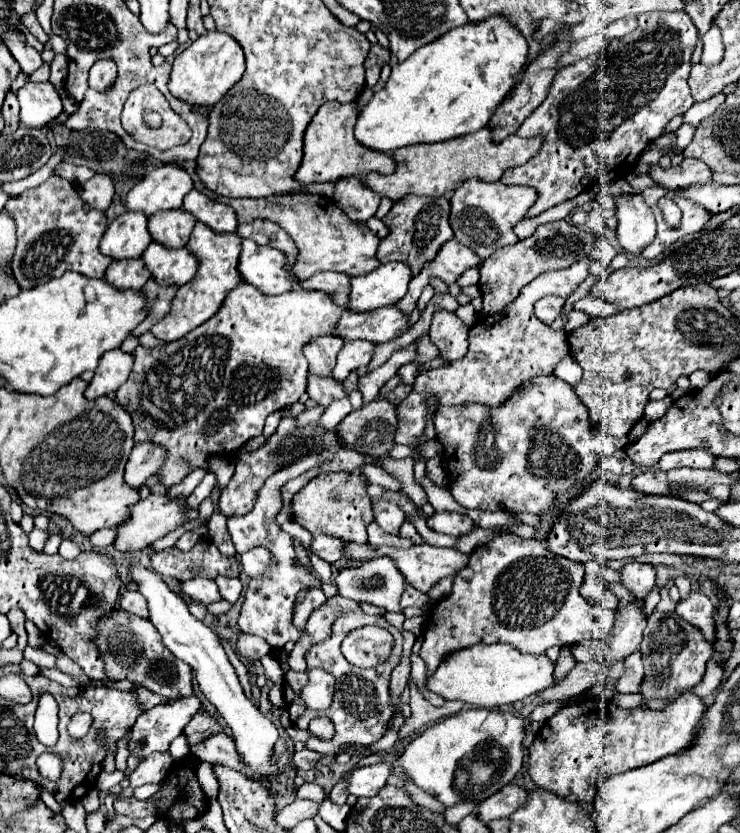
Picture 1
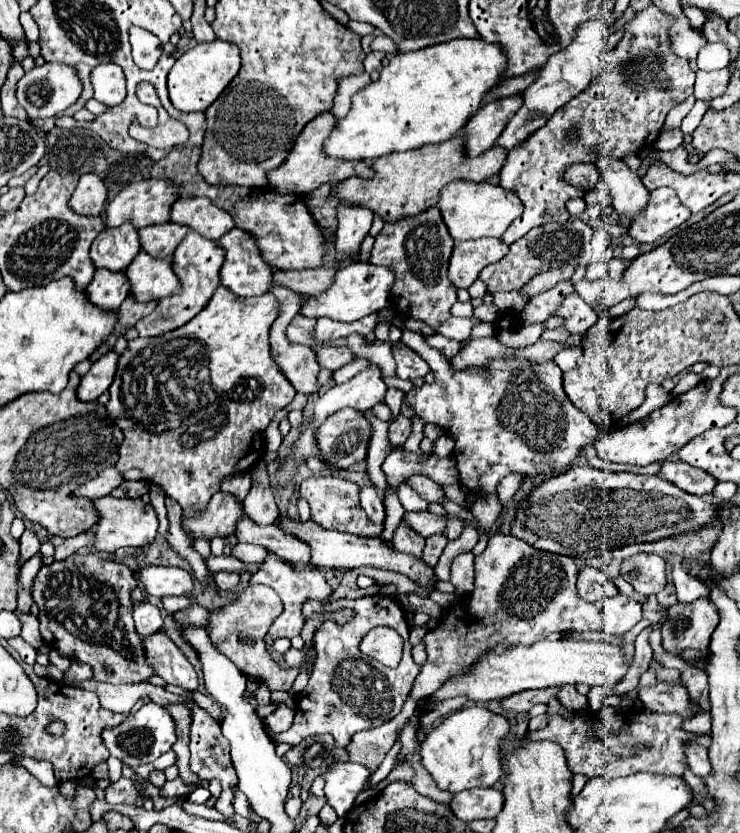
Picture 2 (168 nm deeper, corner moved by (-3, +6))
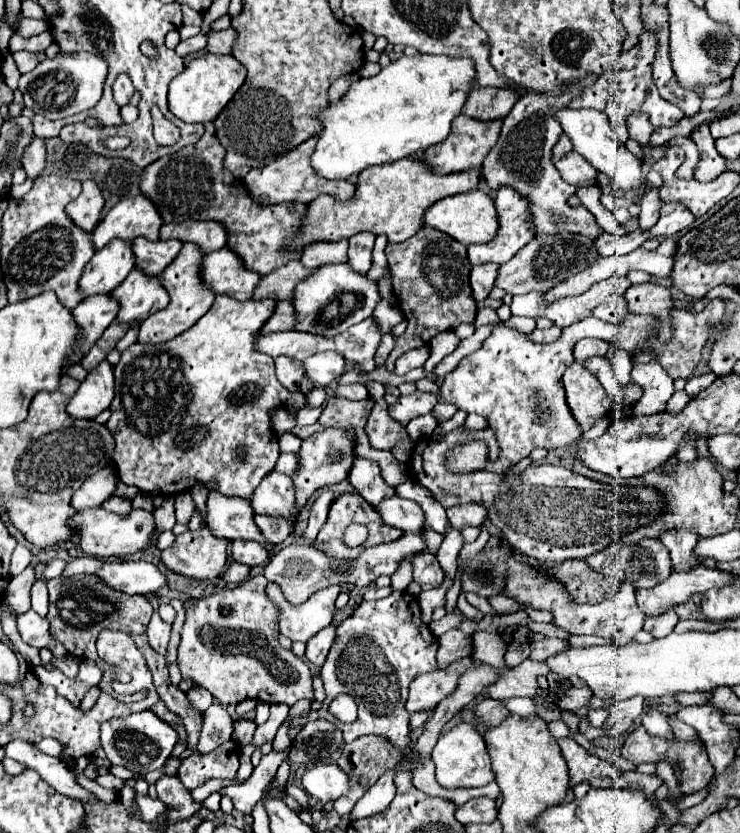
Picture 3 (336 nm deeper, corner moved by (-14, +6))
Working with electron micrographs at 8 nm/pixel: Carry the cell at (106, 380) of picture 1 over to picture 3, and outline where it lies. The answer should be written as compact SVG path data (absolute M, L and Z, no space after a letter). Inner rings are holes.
M104 360L100 362L88 378L80 384L78 392L68 404L70 416L74 418L94 418L110 406L114 398L114 366Z

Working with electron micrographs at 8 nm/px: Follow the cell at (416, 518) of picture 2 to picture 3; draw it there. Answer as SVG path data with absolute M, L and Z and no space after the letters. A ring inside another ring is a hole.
M392 496L392 498L386 498L382 504L378 504L376 510L380 512L382 520L390 526L400 528L404 532L420 534L420 536L424 534L426 516L416 502L404 500L400 496Z

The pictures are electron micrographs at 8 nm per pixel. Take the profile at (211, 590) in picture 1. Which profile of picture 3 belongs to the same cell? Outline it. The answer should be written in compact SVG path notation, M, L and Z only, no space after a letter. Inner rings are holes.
M106 562L98 576L112 588L122 590L126 594L152 594L164 586L168 586L168 578L160 572L152 562Z

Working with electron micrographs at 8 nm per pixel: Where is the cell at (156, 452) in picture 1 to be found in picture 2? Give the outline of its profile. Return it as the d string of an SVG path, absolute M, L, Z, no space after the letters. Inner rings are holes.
M111 466L111 468L101 470L97 474L97 478L77 486L73 490L73 496L83 496L83 498L89 498L89 500L97 500L97 498L103 498L103 496L111 494L121 482L123 482L121 474L117 470L113 470L113 466Z

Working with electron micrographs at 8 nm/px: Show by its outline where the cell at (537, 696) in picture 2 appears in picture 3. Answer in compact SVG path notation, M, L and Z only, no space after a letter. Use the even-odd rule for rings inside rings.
M486 698L478 706L474 706L474 712L482 718L482 722L486 722L490 726L498 726L500 722L504 722L510 716L510 712L504 706L504 702L494 700L494 698Z

